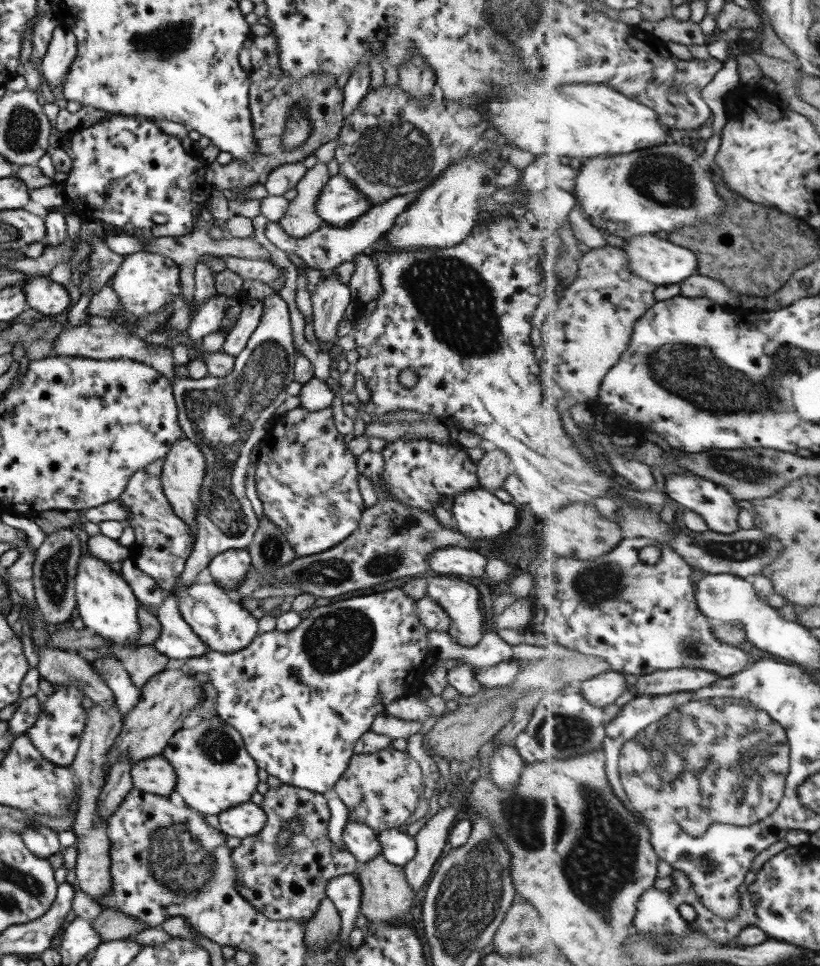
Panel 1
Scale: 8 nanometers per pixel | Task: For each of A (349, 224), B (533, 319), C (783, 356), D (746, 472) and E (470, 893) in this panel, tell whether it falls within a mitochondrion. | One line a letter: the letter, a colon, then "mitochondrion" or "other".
A: other
B: other
C: mitochondrion
D: mitochondrion
E: mitochondrion

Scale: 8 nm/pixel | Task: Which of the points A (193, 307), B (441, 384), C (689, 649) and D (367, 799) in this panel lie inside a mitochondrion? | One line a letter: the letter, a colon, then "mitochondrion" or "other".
A: other
B: other
C: mitochondrion
D: other

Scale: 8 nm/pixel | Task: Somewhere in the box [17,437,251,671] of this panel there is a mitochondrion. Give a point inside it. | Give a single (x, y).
(54, 572)

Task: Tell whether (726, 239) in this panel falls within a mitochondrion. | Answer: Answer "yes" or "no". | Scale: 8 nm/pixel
no

